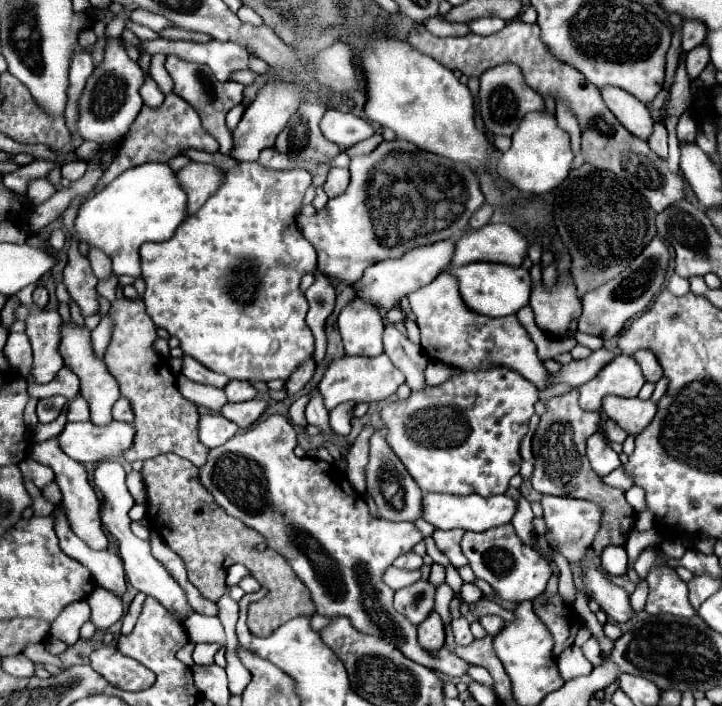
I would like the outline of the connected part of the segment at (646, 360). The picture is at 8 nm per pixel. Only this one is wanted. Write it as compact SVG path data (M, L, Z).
M639 350L639 352L635 352L635 356L633 356L637 362L639 362L639 366L643 368L643 374L645 374L645 380L647 382L659 382L661 378L663 378L663 368L661 368L661 364L657 362L657 358L653 358L653 352L649 352L649 350Z

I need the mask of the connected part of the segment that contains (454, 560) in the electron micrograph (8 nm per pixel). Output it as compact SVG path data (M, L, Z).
M435 530L435 532L431 534L433 540L435 540L435 544L437 544L437 548L449 558L449 562L451 562L455 568L467 564L465 556L463 556L463 552L461 552L461 546L459 546L463 534L465 534L463 530Z

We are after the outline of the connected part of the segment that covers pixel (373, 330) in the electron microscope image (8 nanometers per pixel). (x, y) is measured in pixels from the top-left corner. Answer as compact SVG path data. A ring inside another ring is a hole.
M353 298L339 314L339 332L345 354L349 356L379 356L383 354L381 332L385 328L377 308L363 298Z

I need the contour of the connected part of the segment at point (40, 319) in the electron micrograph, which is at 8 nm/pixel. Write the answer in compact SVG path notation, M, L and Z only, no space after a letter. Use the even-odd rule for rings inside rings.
M35 284L23 288L17 296L21 296L23 304L31 308L31 314L27 318L27 336L33 346L33 378L37 384L49 382L57 370L63 368L63 358L59 354L59 342L61 342L61 318L55 310L39 310L35 304L31 304L31 294L35 290Z

